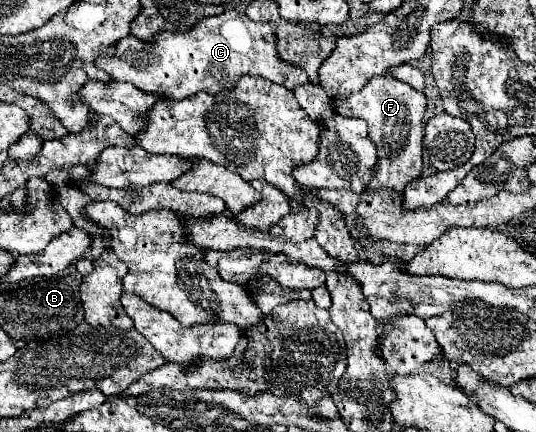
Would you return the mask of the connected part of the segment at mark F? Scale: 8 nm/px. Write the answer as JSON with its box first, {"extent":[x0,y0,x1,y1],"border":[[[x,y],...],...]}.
{"extent":[334,77,426,191],"border":[[[374,77],[360,89],[358,93],[350,93],[348,97],[334,99],[334,111],[342,117],[360,117],[368,123],[368,135],[378,147],[378,163],[374,167],[372,181],[368,191],[376,189],[394,189],[404,191],[404,187],[422,175],[422,137],[424,137],[424,111],[426,111],[426,97],[424,93],[412,89],[408,83],[398,81],[396,77]]]}

